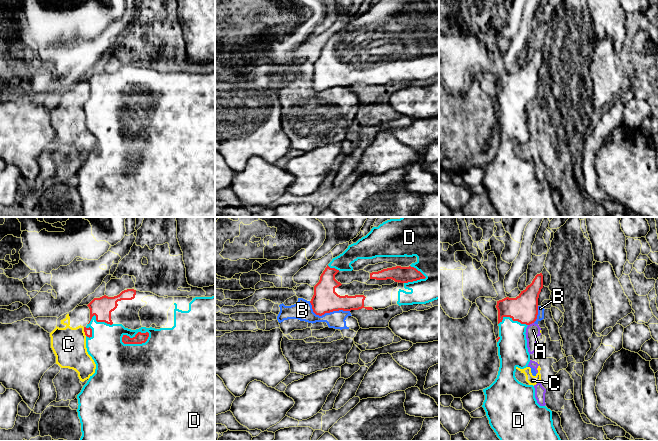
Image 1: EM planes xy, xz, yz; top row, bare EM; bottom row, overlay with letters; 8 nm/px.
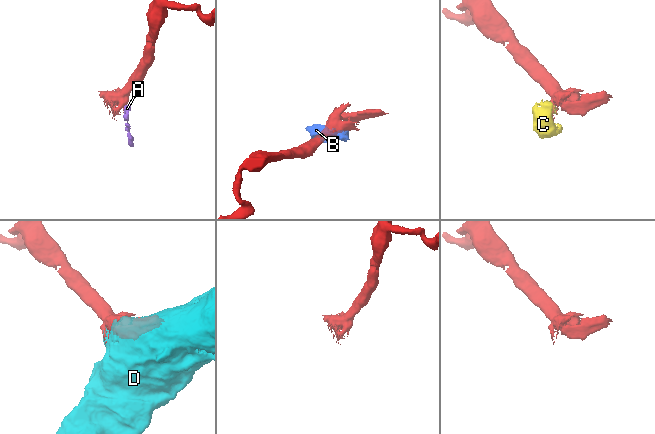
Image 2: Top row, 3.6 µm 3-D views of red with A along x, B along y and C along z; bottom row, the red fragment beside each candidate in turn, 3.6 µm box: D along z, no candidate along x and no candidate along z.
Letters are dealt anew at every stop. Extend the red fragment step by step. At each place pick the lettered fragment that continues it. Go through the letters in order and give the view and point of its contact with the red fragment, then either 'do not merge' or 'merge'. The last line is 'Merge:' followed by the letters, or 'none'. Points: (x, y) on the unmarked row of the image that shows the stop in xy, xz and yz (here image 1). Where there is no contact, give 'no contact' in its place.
A: contact yz (530, 99); do not merge
B: contact xz (326, 88); do not merge
C: contact xy (84, 107); do not merge
D: contact xy (137, 119); merge
Merge: D

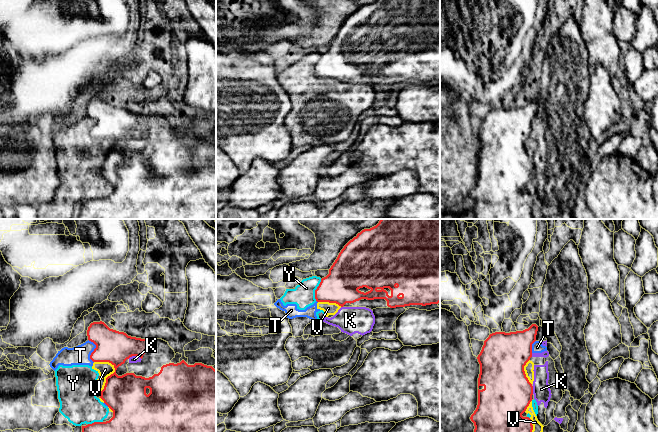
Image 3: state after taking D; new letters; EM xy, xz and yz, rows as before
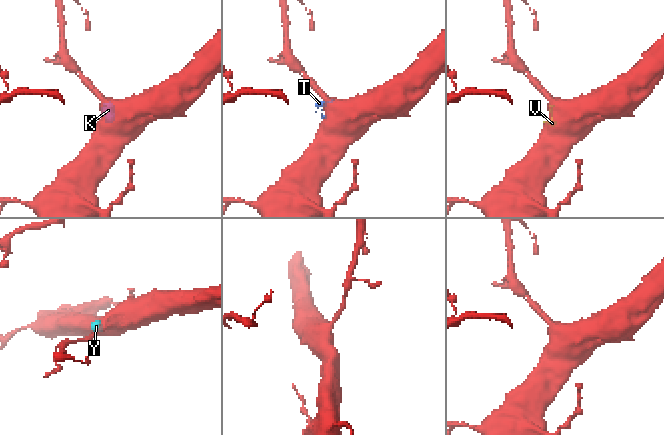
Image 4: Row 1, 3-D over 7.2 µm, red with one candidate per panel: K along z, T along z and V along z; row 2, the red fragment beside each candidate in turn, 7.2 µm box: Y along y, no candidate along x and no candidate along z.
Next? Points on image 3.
K: contact xy (135, 131); do not merge
T: contact xy (94, 126); do not merge
V: contact xy (108, 152); do not merge
Y: contact xz (315, 66); do not merge
Merge: none

